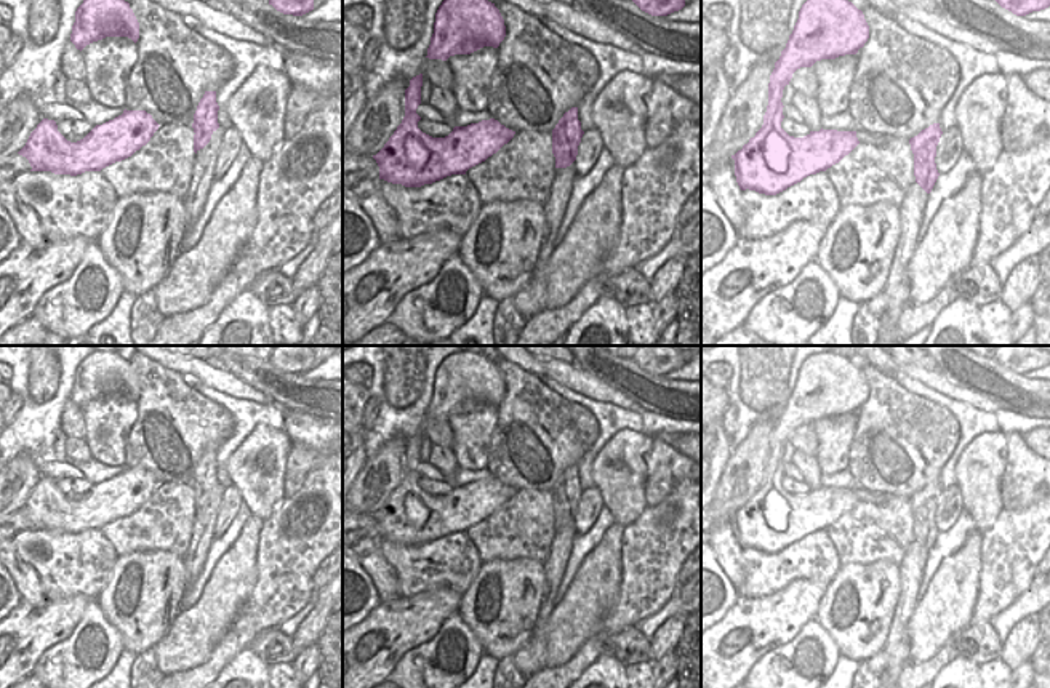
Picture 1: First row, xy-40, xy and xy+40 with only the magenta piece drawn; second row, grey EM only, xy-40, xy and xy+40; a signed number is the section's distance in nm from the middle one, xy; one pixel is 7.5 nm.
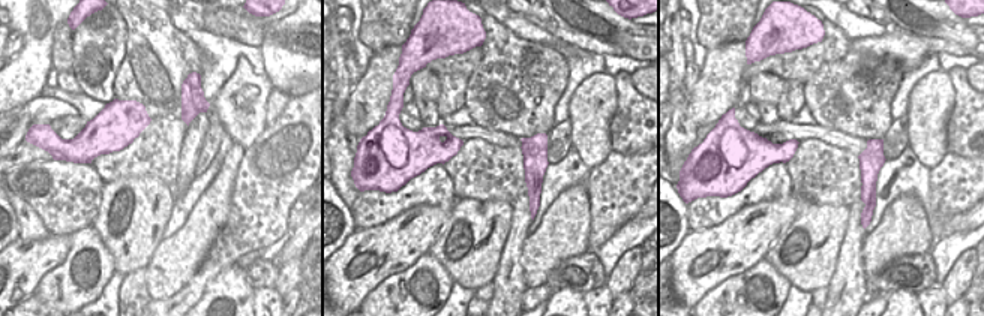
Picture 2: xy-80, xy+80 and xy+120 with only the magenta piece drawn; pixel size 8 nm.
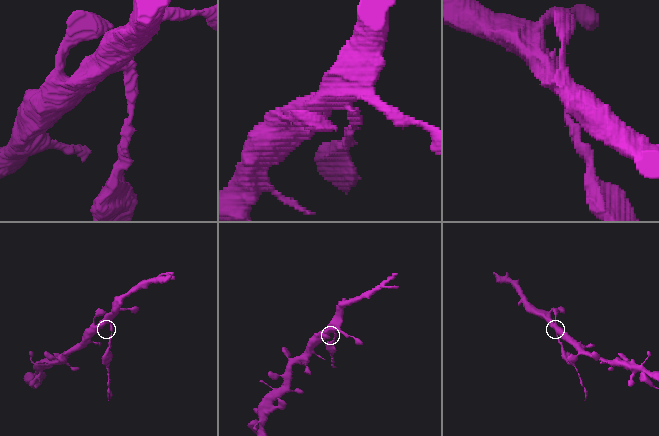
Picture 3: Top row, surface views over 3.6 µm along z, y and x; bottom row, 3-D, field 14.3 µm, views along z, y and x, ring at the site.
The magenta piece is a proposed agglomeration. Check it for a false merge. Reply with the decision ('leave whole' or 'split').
split

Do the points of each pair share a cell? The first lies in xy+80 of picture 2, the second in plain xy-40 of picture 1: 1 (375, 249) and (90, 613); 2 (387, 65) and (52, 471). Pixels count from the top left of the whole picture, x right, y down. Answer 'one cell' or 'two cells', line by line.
1: two cells
2: two cells

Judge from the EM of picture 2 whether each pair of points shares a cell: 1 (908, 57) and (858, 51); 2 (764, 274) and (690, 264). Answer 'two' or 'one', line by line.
1: one
2: two

